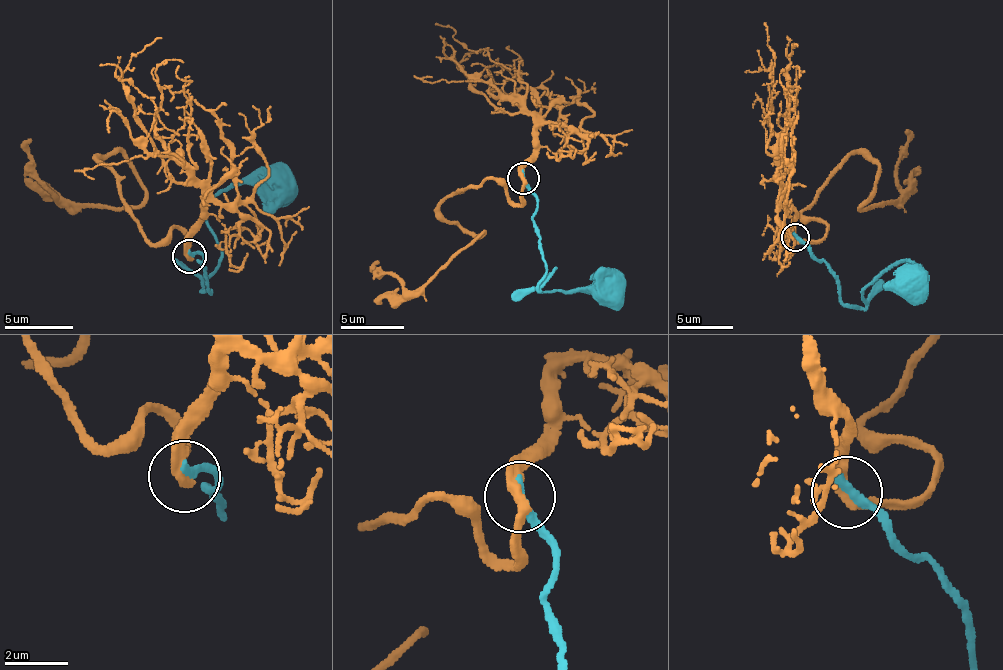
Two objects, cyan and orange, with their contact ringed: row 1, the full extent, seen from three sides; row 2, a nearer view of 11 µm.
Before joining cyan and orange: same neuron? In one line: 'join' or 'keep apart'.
join

